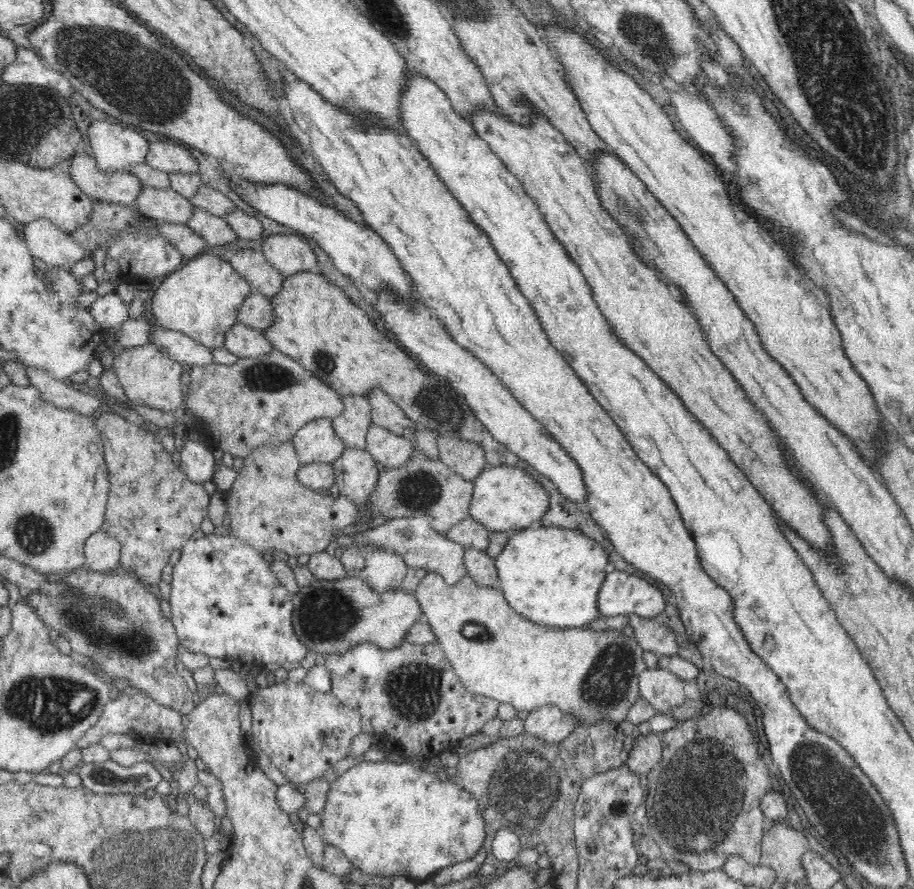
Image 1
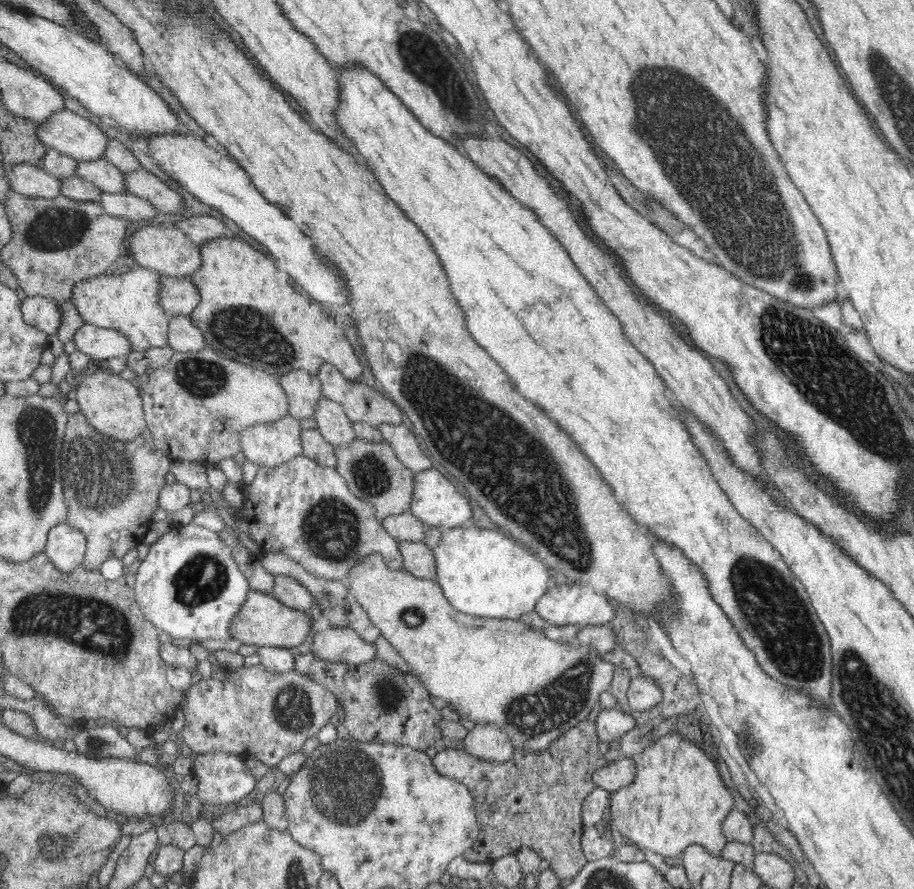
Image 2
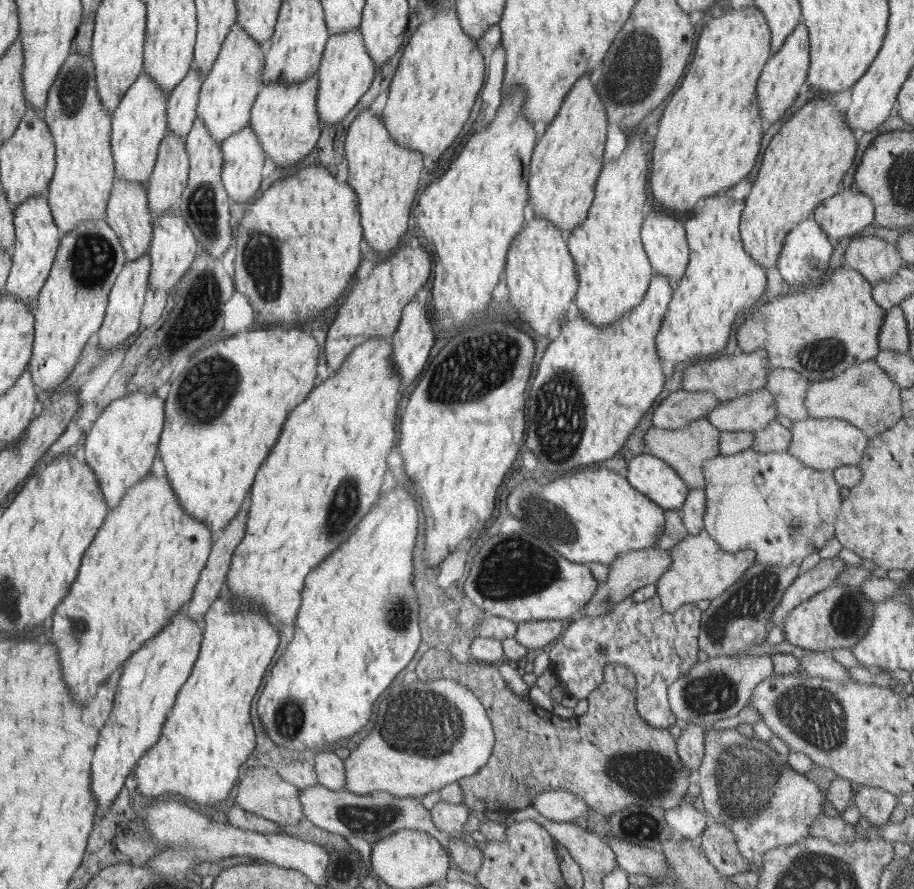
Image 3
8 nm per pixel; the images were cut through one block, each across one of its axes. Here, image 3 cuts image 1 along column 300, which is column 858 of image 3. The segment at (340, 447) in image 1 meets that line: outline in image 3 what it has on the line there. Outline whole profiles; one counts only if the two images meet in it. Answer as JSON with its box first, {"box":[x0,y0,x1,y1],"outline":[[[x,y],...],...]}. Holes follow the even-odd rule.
{"box":[789,419,870,472],"outline":[[[815,419],[793,420],[791,444],[789,453],[799,458],[805,465],[816,470],[832,472],[844,465],[858,465],[865,455],[870,436],[856,425],[851,425],[844,419]]]}

